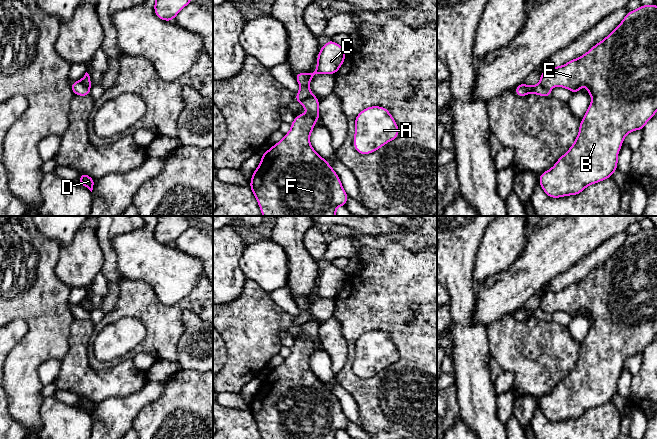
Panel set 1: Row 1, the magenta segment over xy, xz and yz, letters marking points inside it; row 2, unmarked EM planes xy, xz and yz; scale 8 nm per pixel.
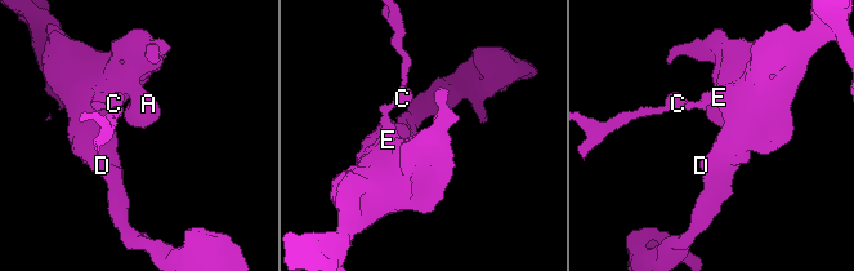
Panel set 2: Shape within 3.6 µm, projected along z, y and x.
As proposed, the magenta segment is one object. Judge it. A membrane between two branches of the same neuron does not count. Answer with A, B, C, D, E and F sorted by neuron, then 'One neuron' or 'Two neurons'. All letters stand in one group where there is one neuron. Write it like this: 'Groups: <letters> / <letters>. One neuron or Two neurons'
Groups: A B D E F / C. Two neurons

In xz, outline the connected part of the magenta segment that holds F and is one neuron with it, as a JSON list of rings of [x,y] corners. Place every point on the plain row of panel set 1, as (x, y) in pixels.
[[[313,319],[300,326],[302,331],[309,336],[297,339],[290,348],[290,355],[284,359],[283,363],[271,370],[268,375],[262,377],[260,388],[252,397],[249,410],[258,426],[262,439],[336,439],[338,430],[346,430],[349,420],[345,416],[339,400],[310,368],[310,358],[315,351],[315,346],[320,343],[319,325]]]

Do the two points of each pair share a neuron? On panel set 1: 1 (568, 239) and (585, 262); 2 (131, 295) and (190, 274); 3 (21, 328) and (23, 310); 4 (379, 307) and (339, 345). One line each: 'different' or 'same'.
1: different
2: different
3: different
4: different

